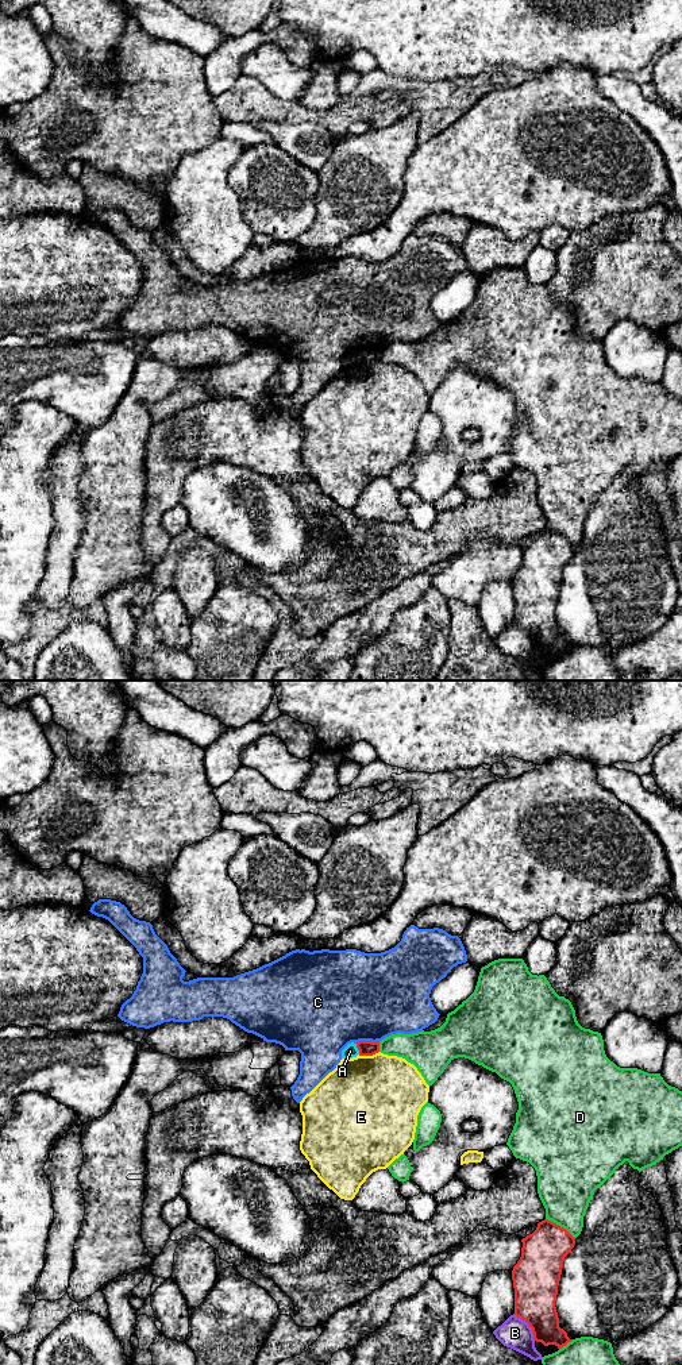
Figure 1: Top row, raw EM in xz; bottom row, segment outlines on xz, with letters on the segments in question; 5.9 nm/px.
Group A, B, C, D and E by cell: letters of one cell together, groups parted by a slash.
A / B / C / D / E

